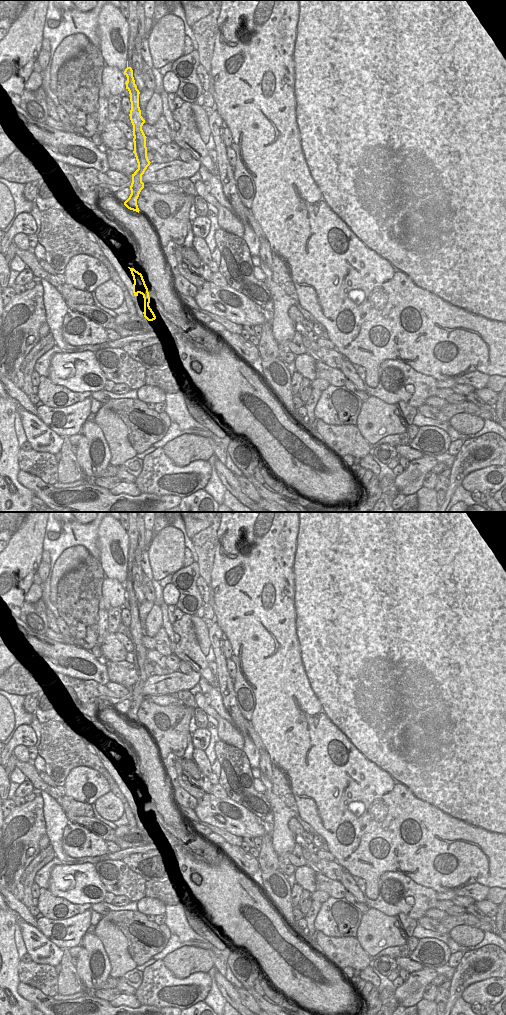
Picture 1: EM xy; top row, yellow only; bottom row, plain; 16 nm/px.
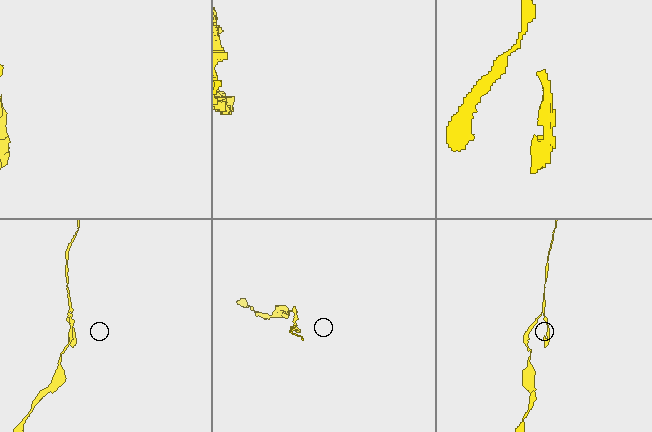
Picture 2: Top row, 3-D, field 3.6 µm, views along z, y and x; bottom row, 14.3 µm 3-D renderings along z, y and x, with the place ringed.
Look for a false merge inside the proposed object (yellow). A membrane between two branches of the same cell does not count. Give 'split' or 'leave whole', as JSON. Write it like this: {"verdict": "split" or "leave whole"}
{"verdict": "split"}

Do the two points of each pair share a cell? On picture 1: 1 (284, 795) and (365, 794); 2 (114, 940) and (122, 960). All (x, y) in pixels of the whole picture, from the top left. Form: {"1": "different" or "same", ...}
{"1": "different", "2": "same"}

